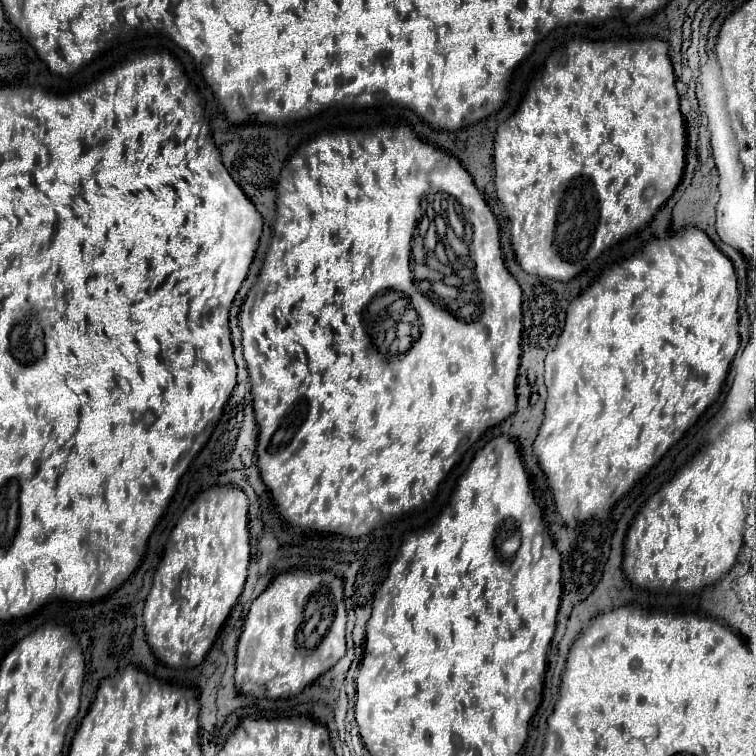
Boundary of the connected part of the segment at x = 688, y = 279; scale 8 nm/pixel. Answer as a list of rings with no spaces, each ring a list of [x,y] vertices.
[[[685,228],[683,232],[673,234],[669,238],[661,238],[661,240],[653,238],[641,252],[611,264],[609,268],[603,270],[593,284],[569,304],[565,328],[557,340],[557,346],[545,358],[545,386],[549,396],[545,406],[545,420],[533,444],[533,452],[553,490],[557,512],[561,514],[565,524],[575,526],[577,522],[589,520],[593,516],[597,516],[599,520],[605,520],[609,514],[609,508],[621,496],[625,496],[631,490],[631,486],[663,458],[663,454],[685,434],[685,430],[691,424],[695,424],[695,420],[705,412],[705,408],[719,396],[721,386],[727,378],[729,364],[739,348],[737,300],[739,300],[739,290],[737,290],[737,278],[735,278],[735,268],[731,260],[709,240],[705,232],[701,232],[699,228]]]

